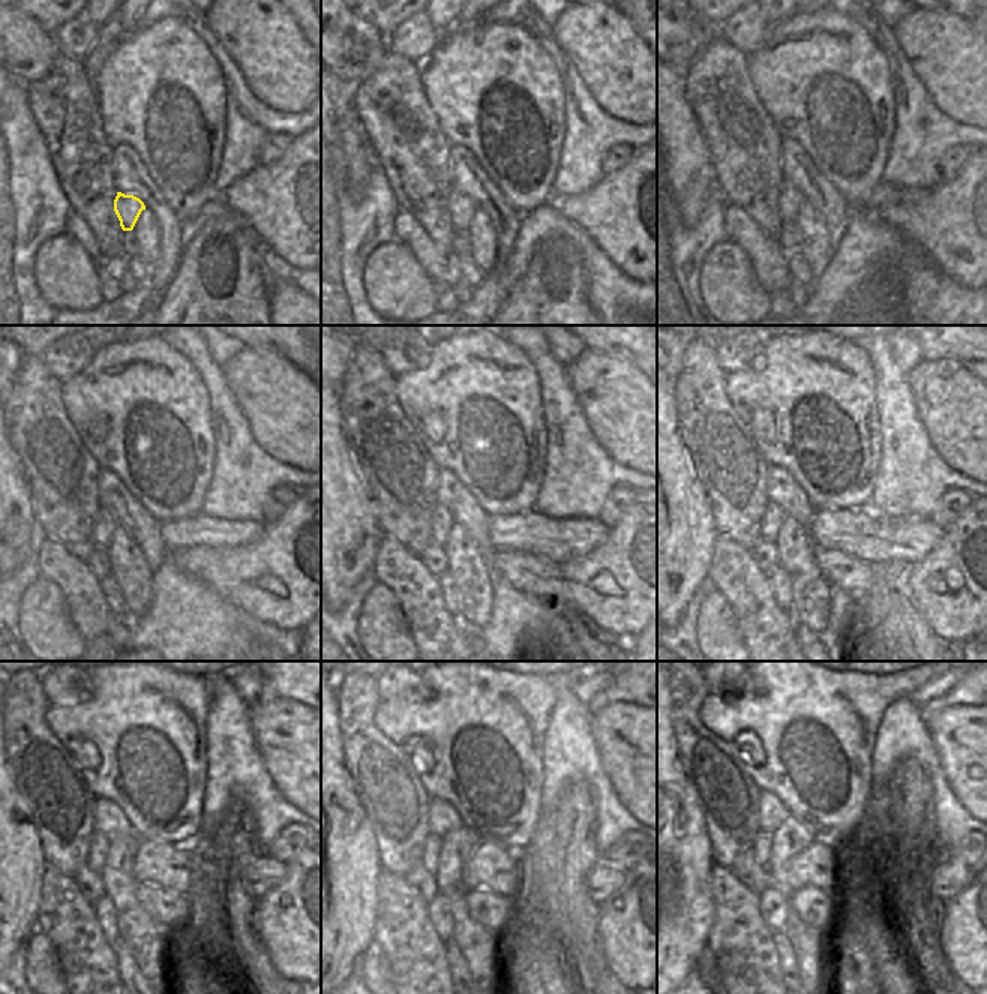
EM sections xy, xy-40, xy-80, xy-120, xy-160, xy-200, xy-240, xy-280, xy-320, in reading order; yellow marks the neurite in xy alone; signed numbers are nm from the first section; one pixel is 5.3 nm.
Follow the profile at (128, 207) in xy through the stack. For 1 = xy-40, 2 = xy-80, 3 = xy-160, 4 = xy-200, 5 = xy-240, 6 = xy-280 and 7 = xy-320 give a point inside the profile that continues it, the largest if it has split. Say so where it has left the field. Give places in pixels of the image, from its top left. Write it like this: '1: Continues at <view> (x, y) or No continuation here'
1: Continues at xy-40 (461, 207)
2: Continues at xy-80 (789, 203)
3: Continues at xy-160 (441, 519)
4: Continues at xy-200 (774, 514)
5: Continues at xy-240 (99, 844)
6: Continues at xy-280 (432, 846)
7: Continues at xy-320 (762, 843).

